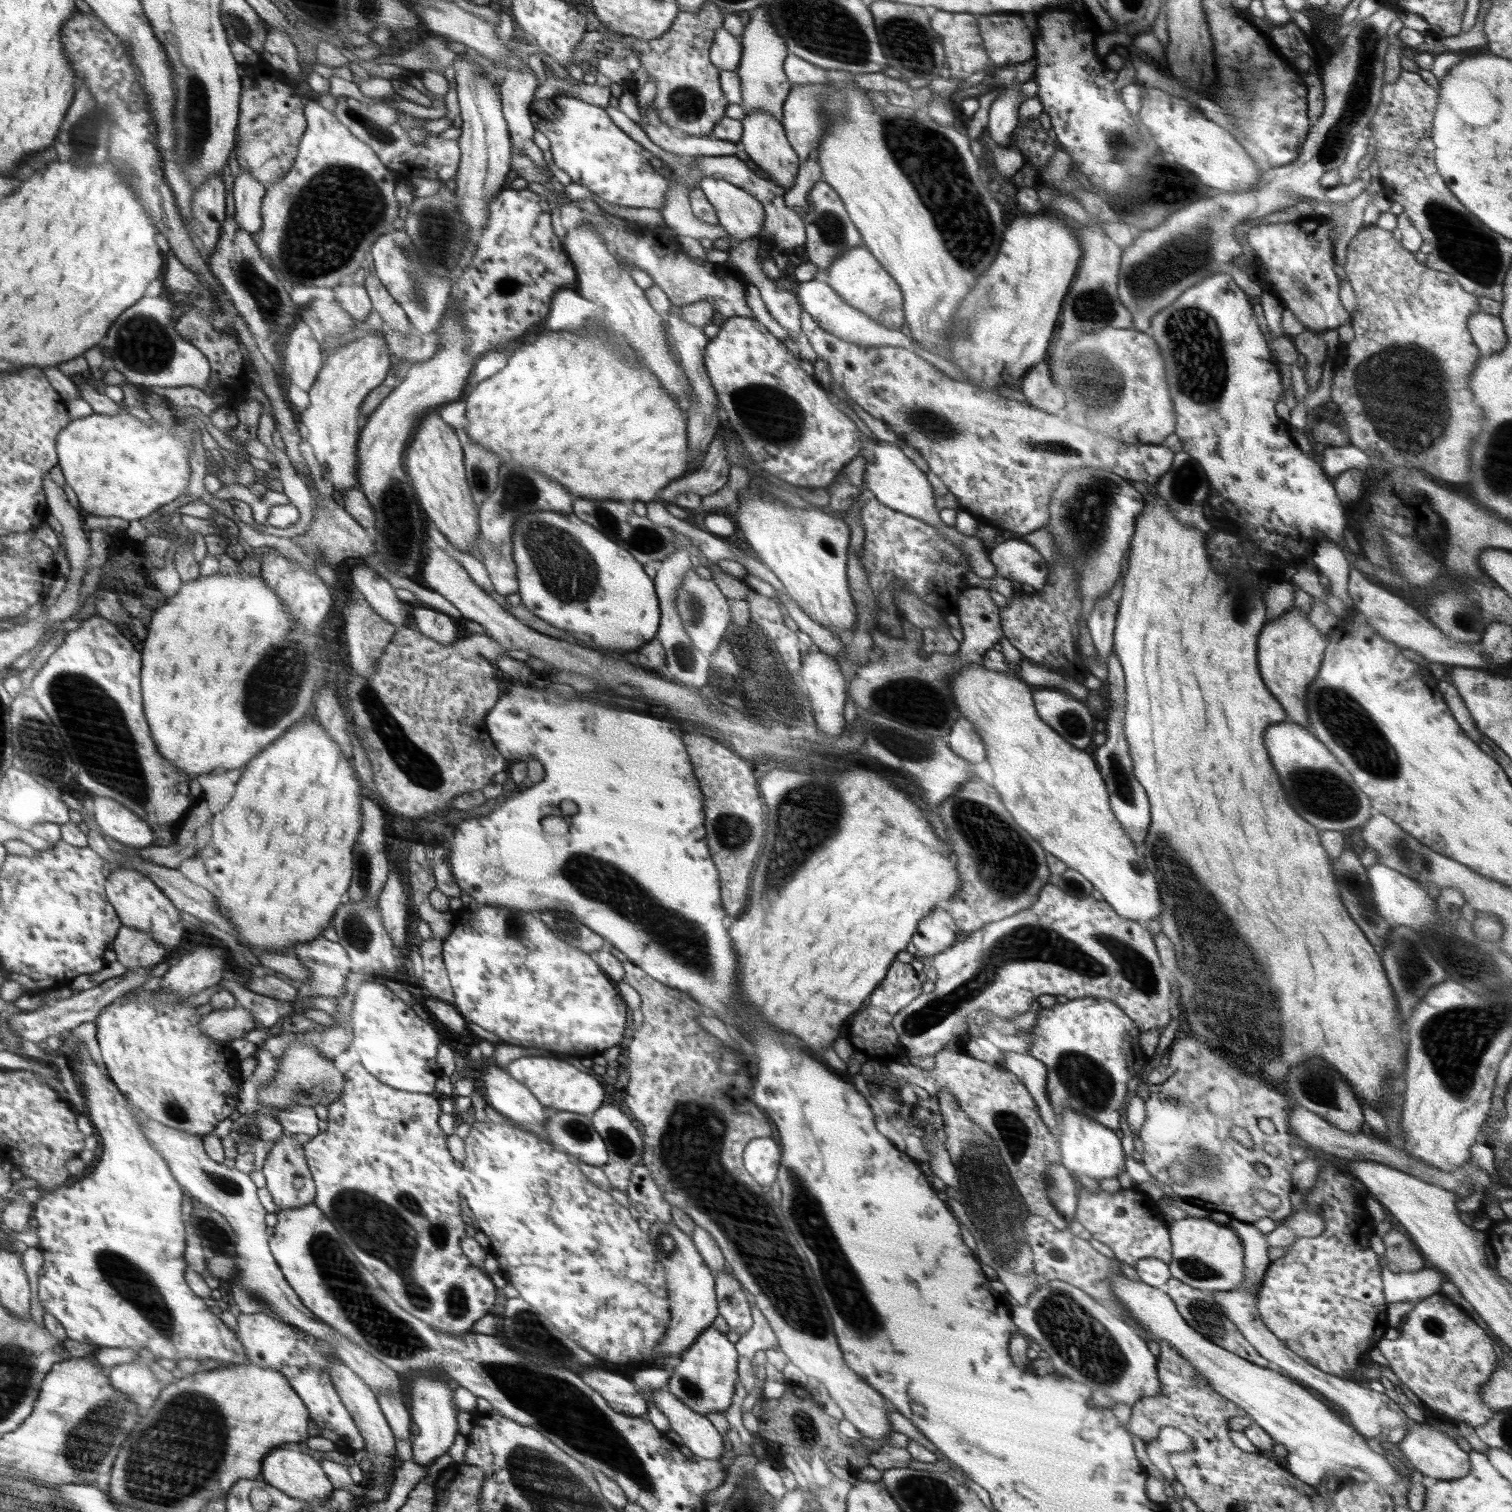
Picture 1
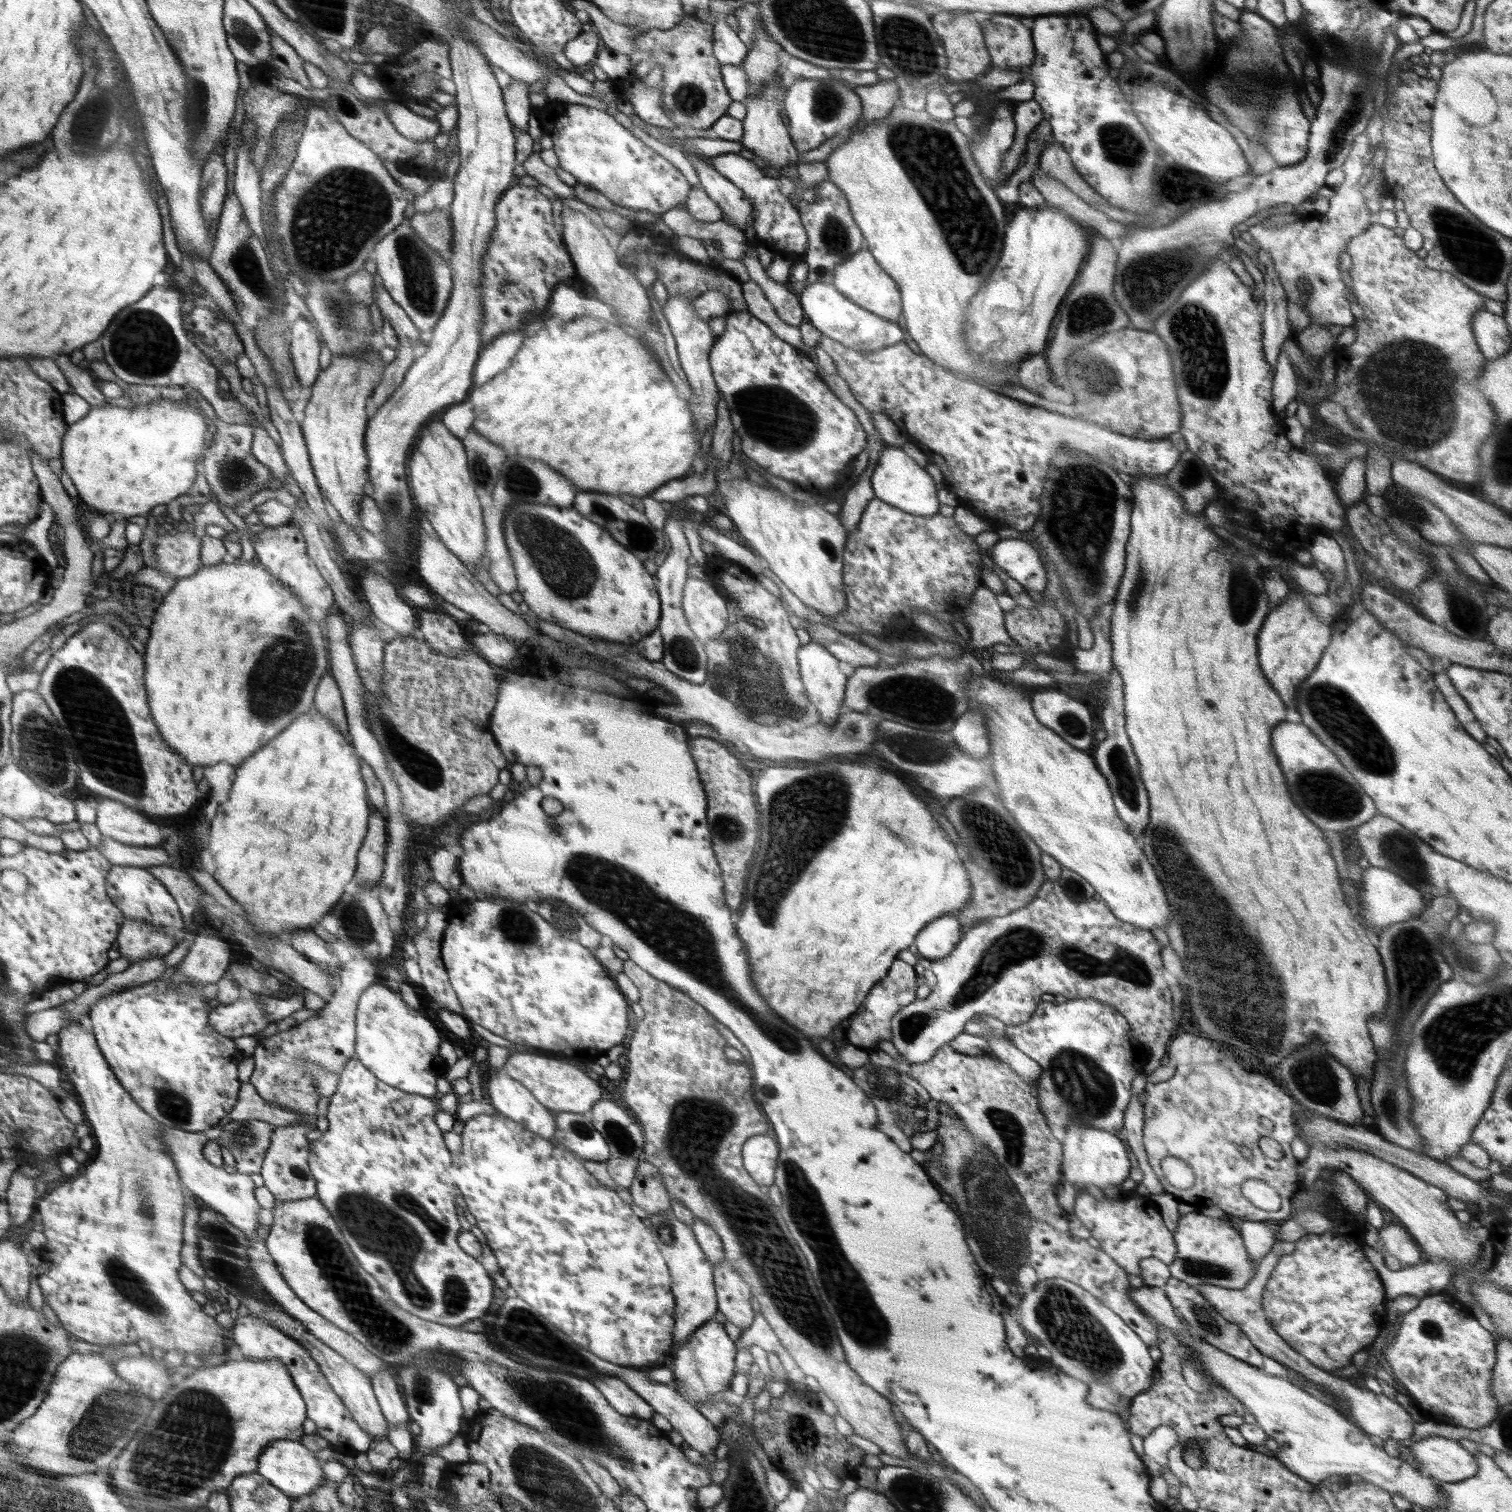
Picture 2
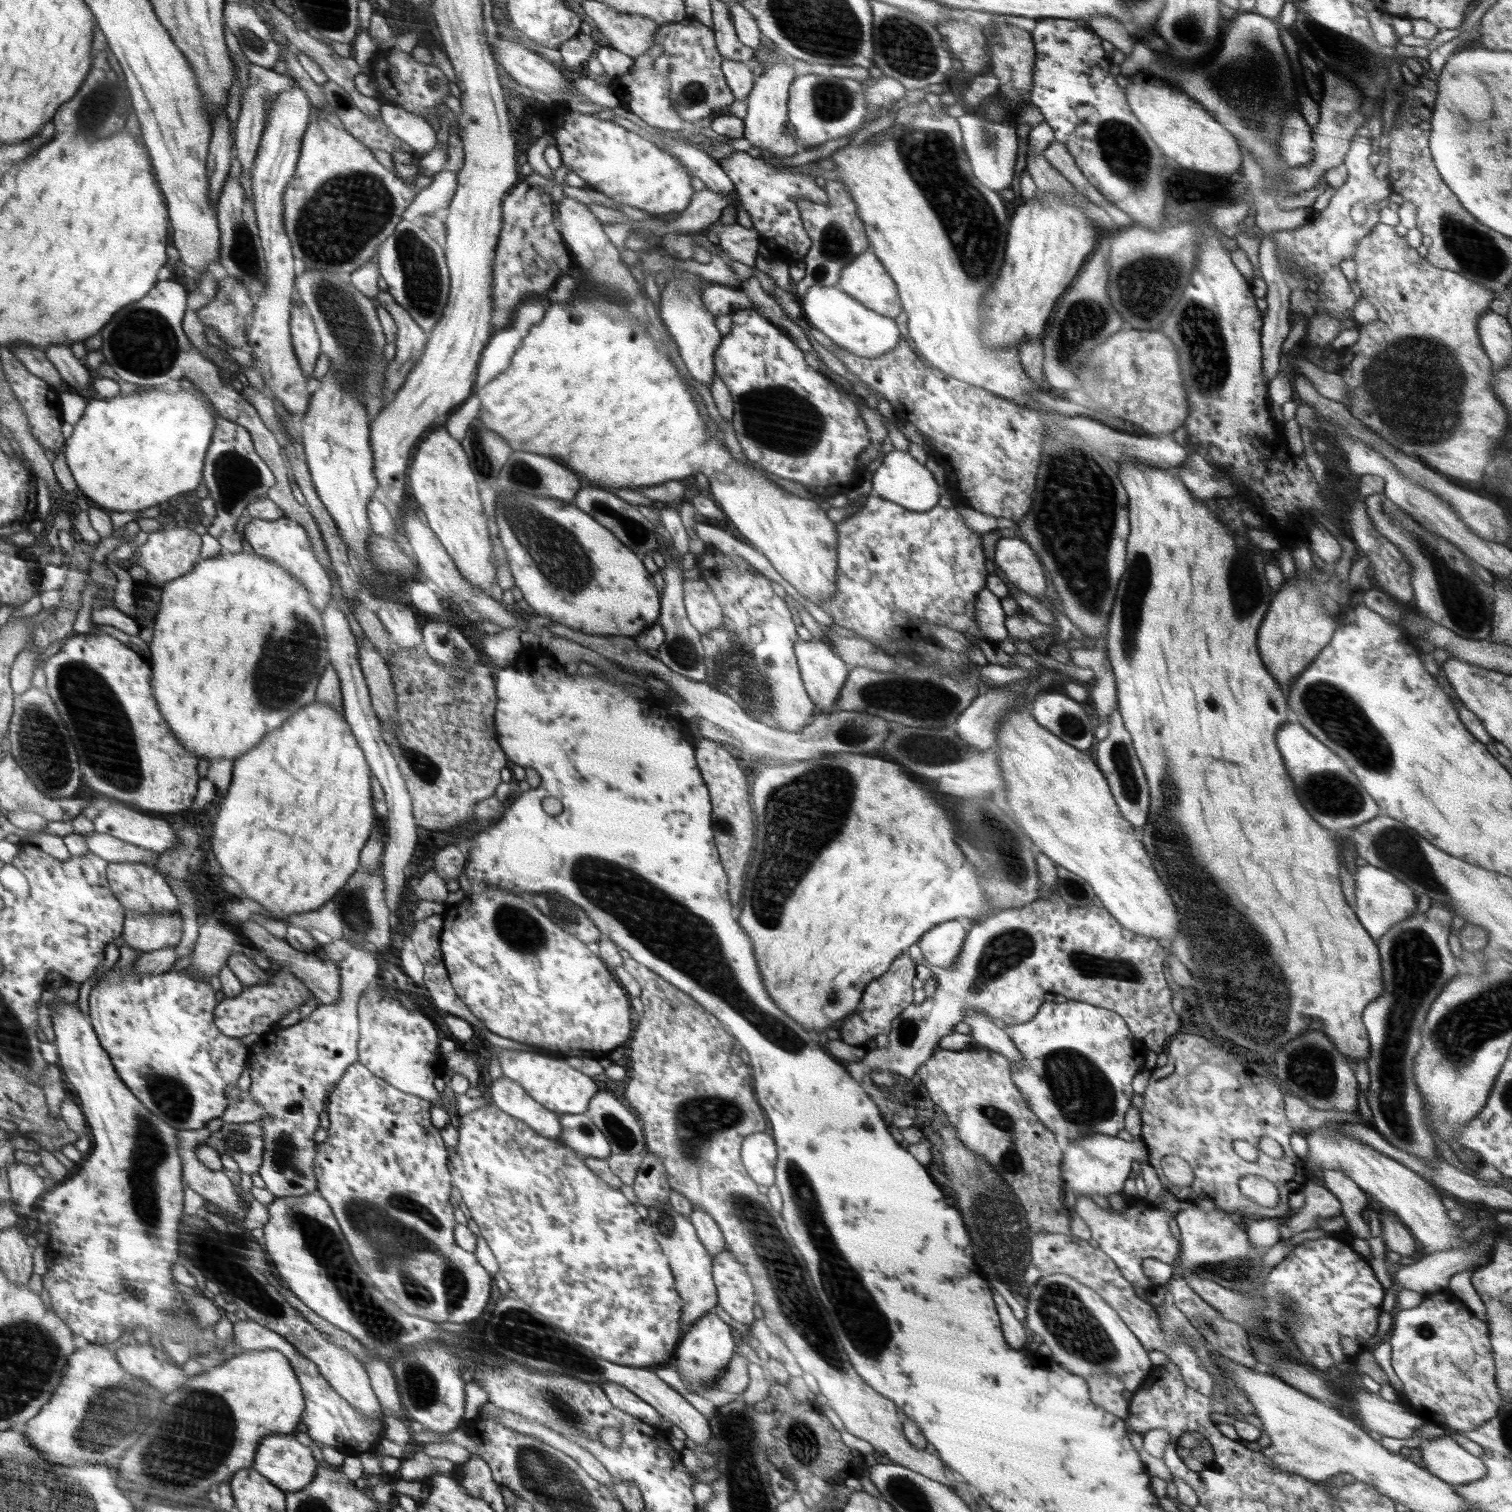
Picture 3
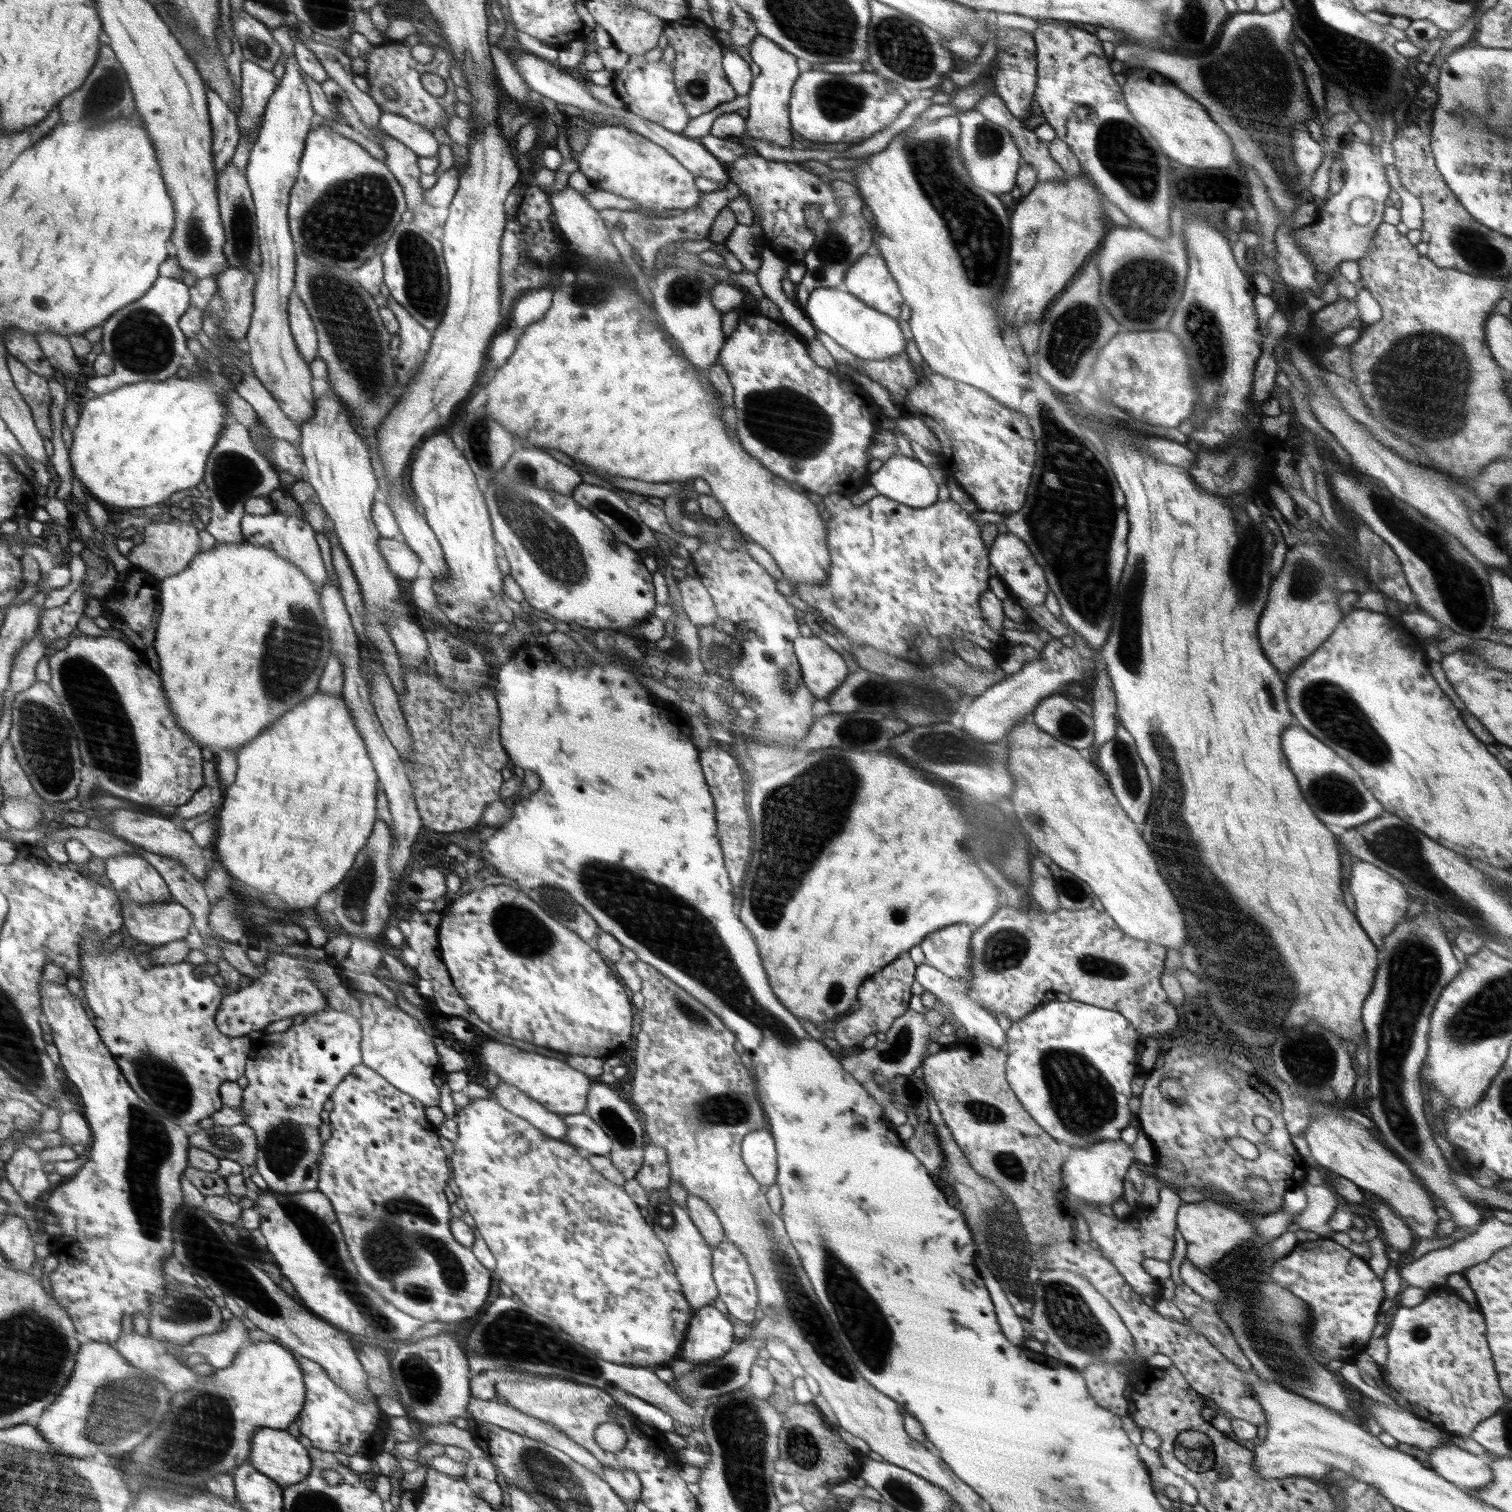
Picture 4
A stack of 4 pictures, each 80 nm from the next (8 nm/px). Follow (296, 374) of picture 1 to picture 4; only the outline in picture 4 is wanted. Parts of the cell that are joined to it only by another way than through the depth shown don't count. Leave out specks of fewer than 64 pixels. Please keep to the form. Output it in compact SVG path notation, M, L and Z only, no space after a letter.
M294 290L289 296L289 324L297 347L306 361L312 362L318 356L318 337L306 305Z

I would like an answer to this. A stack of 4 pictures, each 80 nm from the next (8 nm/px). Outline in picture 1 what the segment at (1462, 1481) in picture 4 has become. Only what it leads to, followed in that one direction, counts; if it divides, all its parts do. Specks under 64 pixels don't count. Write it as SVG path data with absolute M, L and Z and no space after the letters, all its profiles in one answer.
M1415 1422L1409 1426L1406 1436L1398 1443L1402 1454L1408 1459L1411 1466L1424 1476L1432 1476L1440 1480L1459 1479L1466 1476L1471 1469L1470 1456L1454 1442L1452 1437L1426 1424Z

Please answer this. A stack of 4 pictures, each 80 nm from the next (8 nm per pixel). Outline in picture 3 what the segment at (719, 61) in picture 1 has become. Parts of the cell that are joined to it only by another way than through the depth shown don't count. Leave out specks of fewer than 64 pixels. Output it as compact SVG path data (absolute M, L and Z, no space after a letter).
M715 2L711 5L715 43L722 59L748 62L753 59L754 50L745 47L737 37L734 25L730 20L730 6L726 2Z

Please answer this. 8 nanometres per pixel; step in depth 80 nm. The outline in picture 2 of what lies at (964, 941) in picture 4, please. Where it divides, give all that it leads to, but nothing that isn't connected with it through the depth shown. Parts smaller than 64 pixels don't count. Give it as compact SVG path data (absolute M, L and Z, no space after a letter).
M946 913L924 926L913 944L919 955L928 960L938 960L948 956L963 935L960 921L953 914Z

